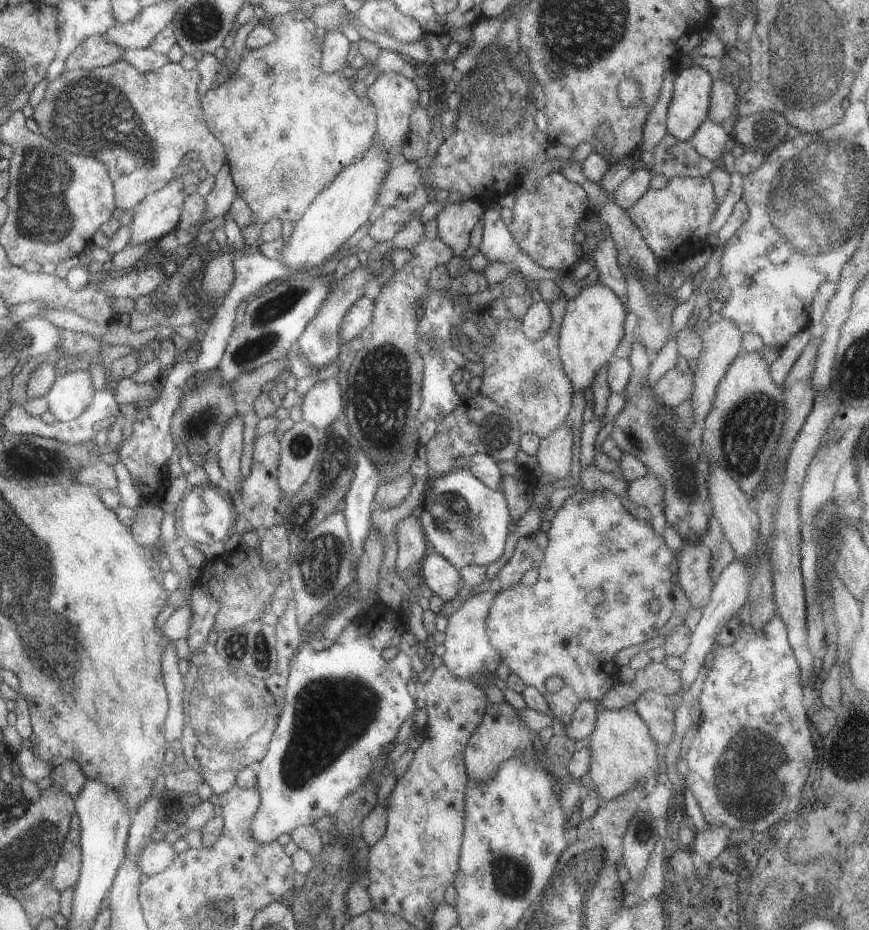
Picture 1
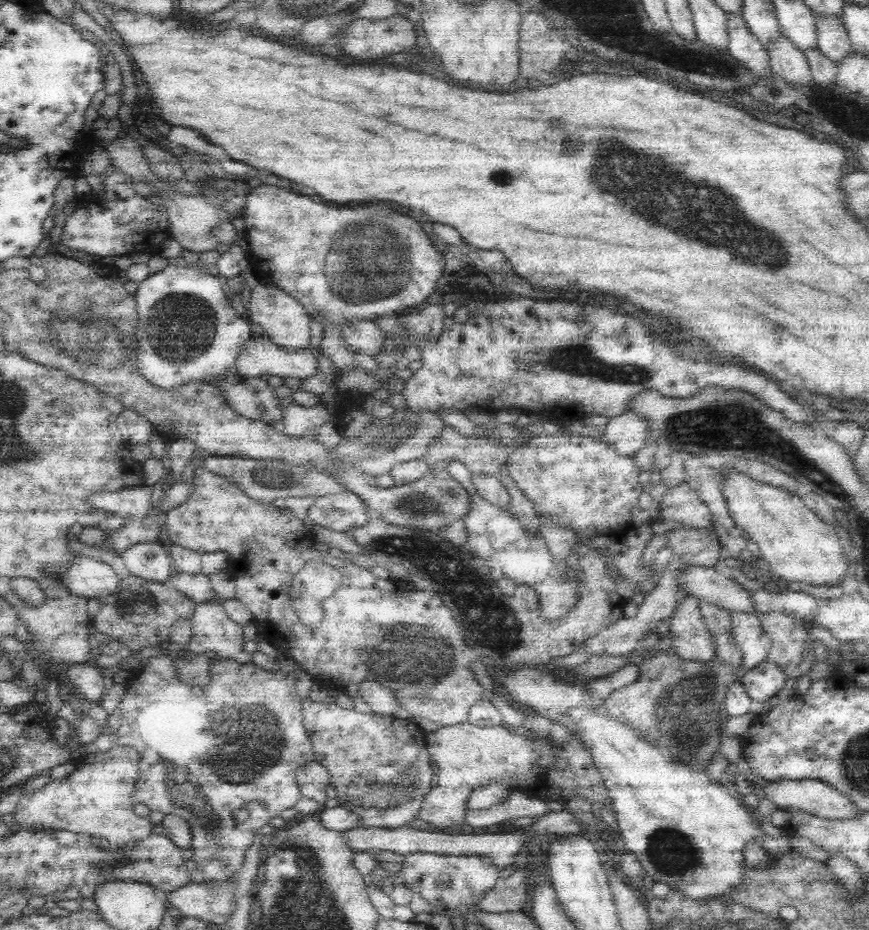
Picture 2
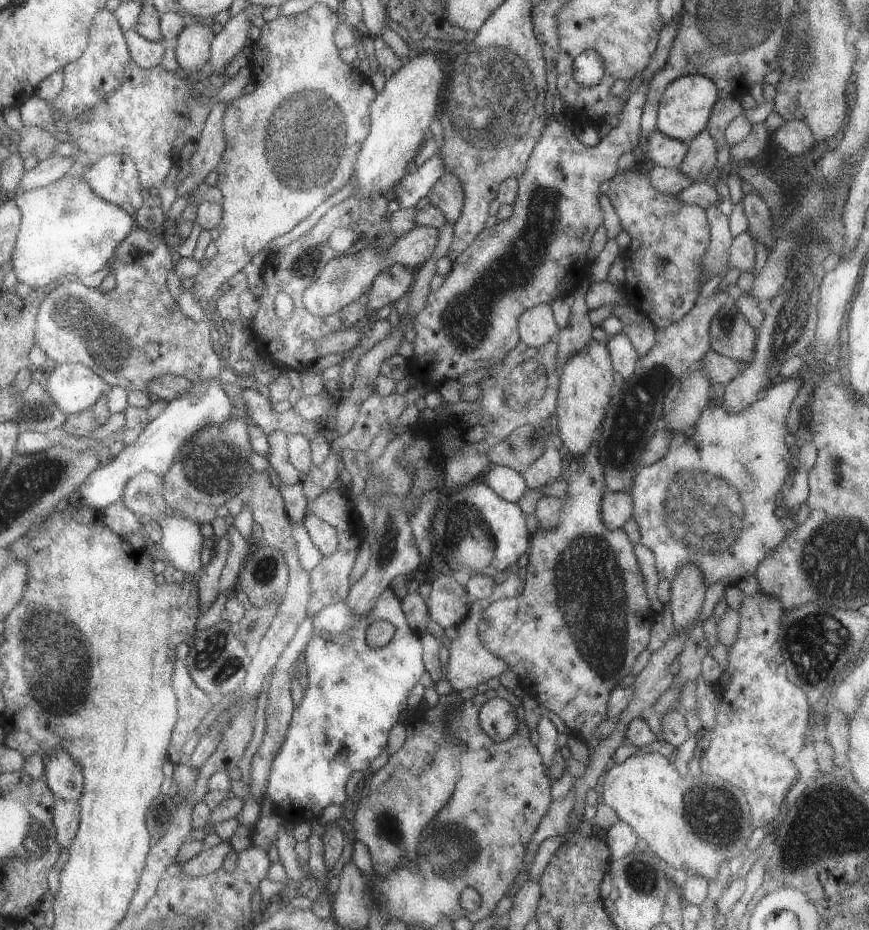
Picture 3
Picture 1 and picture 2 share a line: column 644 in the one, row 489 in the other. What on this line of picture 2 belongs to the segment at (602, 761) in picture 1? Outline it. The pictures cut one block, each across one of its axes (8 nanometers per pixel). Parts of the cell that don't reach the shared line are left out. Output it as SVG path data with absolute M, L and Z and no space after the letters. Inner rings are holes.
M722 470L722 494L728 502L734 524L758 544L760 556L768 562L768 574L788 588L840 586L848 578L848 558L836 530L808 510L800 494L786 494L782 488L762 484L738 470Z

